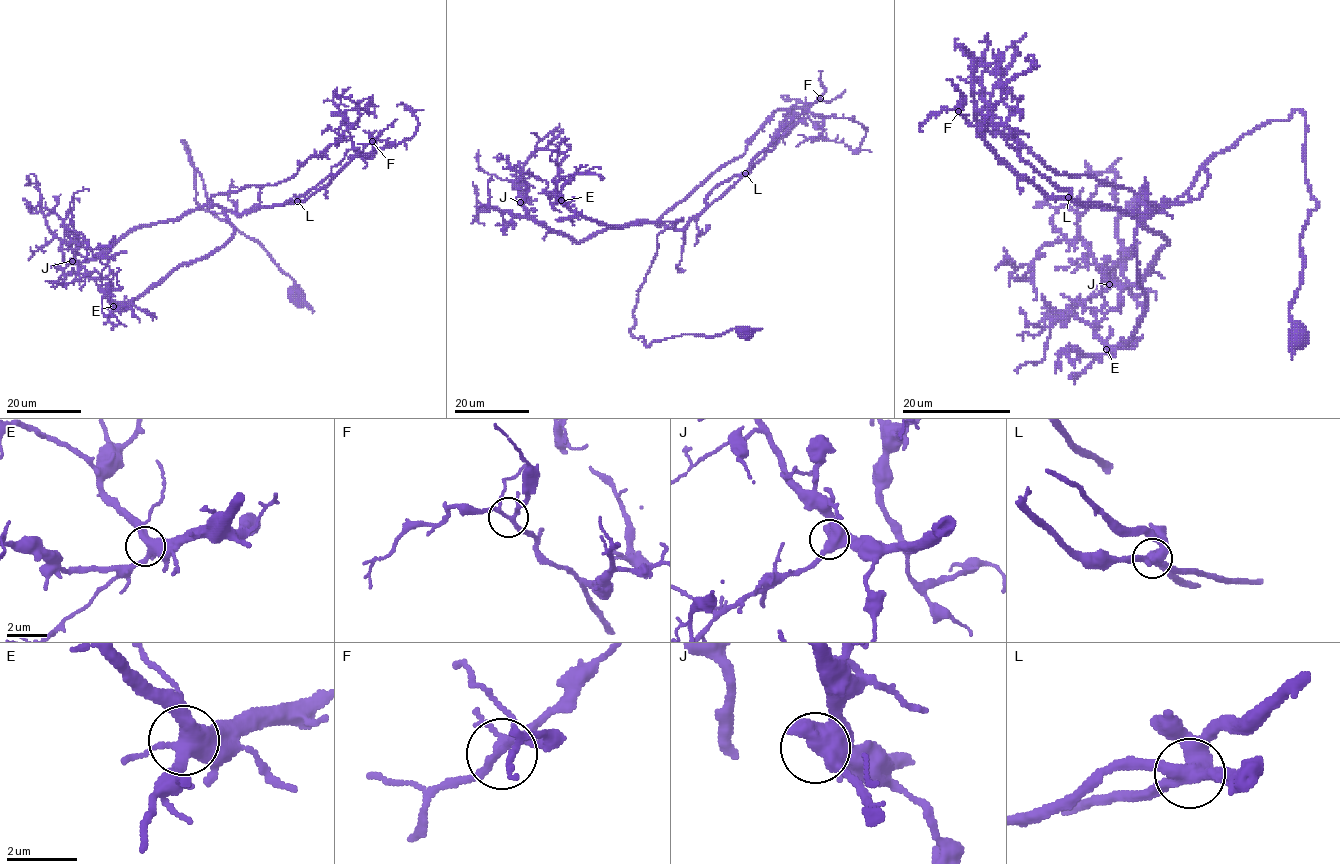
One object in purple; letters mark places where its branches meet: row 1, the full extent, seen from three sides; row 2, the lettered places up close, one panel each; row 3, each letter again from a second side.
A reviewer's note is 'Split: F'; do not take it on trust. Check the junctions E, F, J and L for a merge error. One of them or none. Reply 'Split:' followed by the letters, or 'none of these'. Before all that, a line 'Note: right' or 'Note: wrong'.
Note: wrong
Split: none of these

